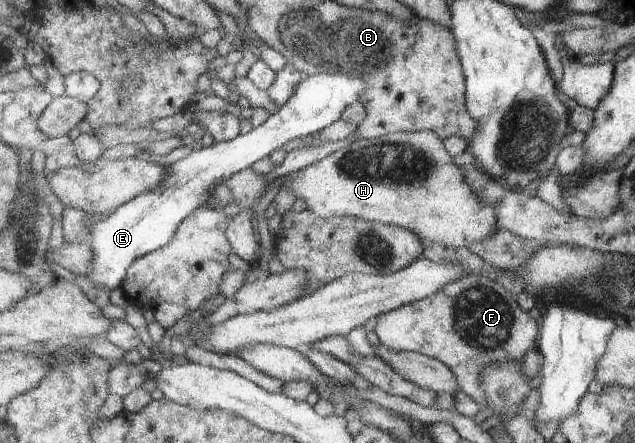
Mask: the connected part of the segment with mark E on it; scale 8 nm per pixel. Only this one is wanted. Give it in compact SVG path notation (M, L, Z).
M321 73L317 76L306 76L299 85L296 95L280 110L280 113L272 115L262 126L247 134L242 134L232 141L216 141L214 145L192 151L183 160L168 166L169 176L166 176L163 182L160 182L154 189L141 193L130 203L119 207L107 220L96 226L89 240L95 249L95 260L93 272L88 276L88 279L93 283L104 285L106 290L110 291L122 287L132 265L148 254L170 245L182 223L197 209L204 208L215 199L213 192L216 188L237 176L238 173L251 168L256 161L266 159L274 151L286 147L291 141L312 136L327 129L327 127L331 127L338 120L342 120L344 111L350 105L354 105L358 101L362 102L361 99L368 91L369 81L366 78L355 78L349 73Z

